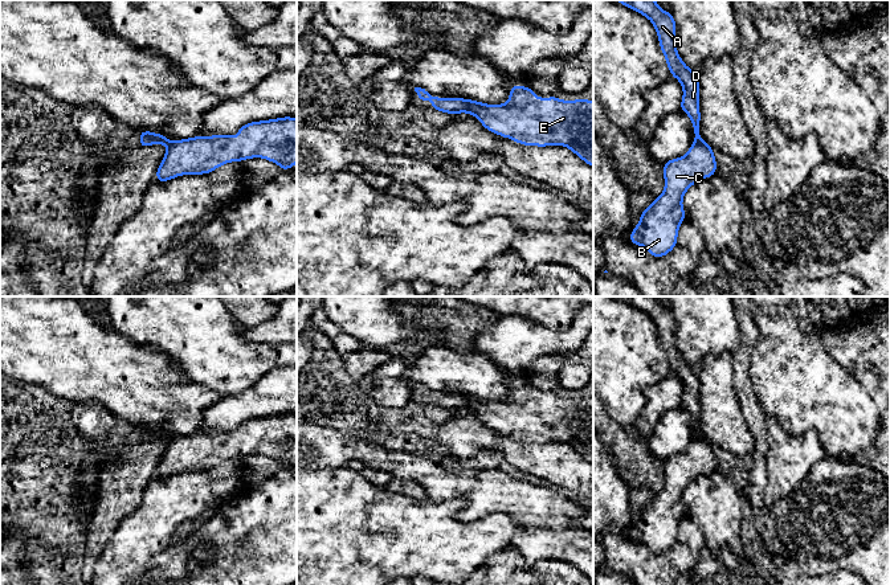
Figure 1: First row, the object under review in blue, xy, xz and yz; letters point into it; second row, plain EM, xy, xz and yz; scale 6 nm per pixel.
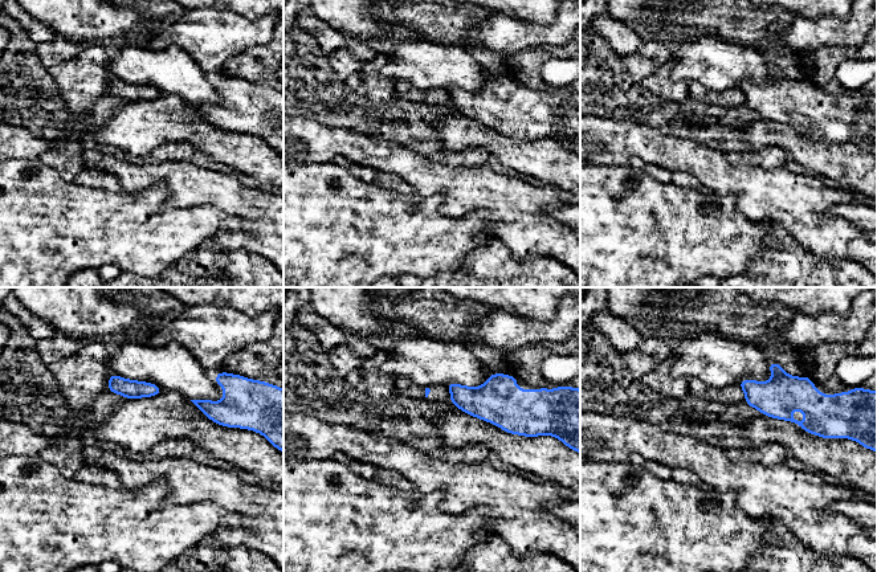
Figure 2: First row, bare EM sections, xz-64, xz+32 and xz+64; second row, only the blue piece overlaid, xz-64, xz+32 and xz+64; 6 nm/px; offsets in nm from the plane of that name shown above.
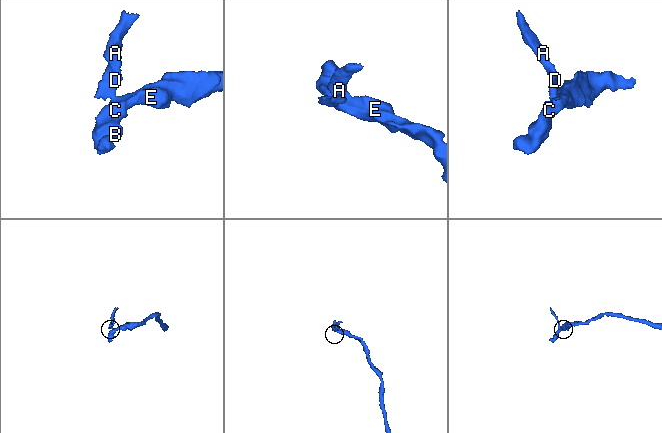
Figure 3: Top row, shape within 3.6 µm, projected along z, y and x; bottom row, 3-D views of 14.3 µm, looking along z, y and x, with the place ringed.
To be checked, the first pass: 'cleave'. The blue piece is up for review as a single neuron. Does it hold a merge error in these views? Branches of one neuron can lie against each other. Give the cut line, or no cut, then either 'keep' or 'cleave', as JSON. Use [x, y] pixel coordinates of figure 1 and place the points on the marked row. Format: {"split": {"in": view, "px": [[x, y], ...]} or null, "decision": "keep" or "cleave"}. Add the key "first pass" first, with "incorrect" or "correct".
{"first pass": "correct", "split": {"in": "xz", "px": [[464, 99], [466, 111]]}, "decision": "cleave"}

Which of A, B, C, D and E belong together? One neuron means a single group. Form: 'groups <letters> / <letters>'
groups A D / B C E

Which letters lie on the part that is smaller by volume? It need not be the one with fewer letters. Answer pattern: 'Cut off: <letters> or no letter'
Cut off: A, D

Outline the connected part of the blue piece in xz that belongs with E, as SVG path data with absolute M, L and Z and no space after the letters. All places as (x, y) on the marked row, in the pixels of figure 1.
M511 85L509 102L486 105L466 101L466 112L499 135L524 146L566 146L593 167L593 101L562 101Z

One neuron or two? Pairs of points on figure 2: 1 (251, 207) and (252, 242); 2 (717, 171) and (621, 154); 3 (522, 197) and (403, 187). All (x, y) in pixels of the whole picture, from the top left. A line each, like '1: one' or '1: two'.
1: one
2: one
3: two

